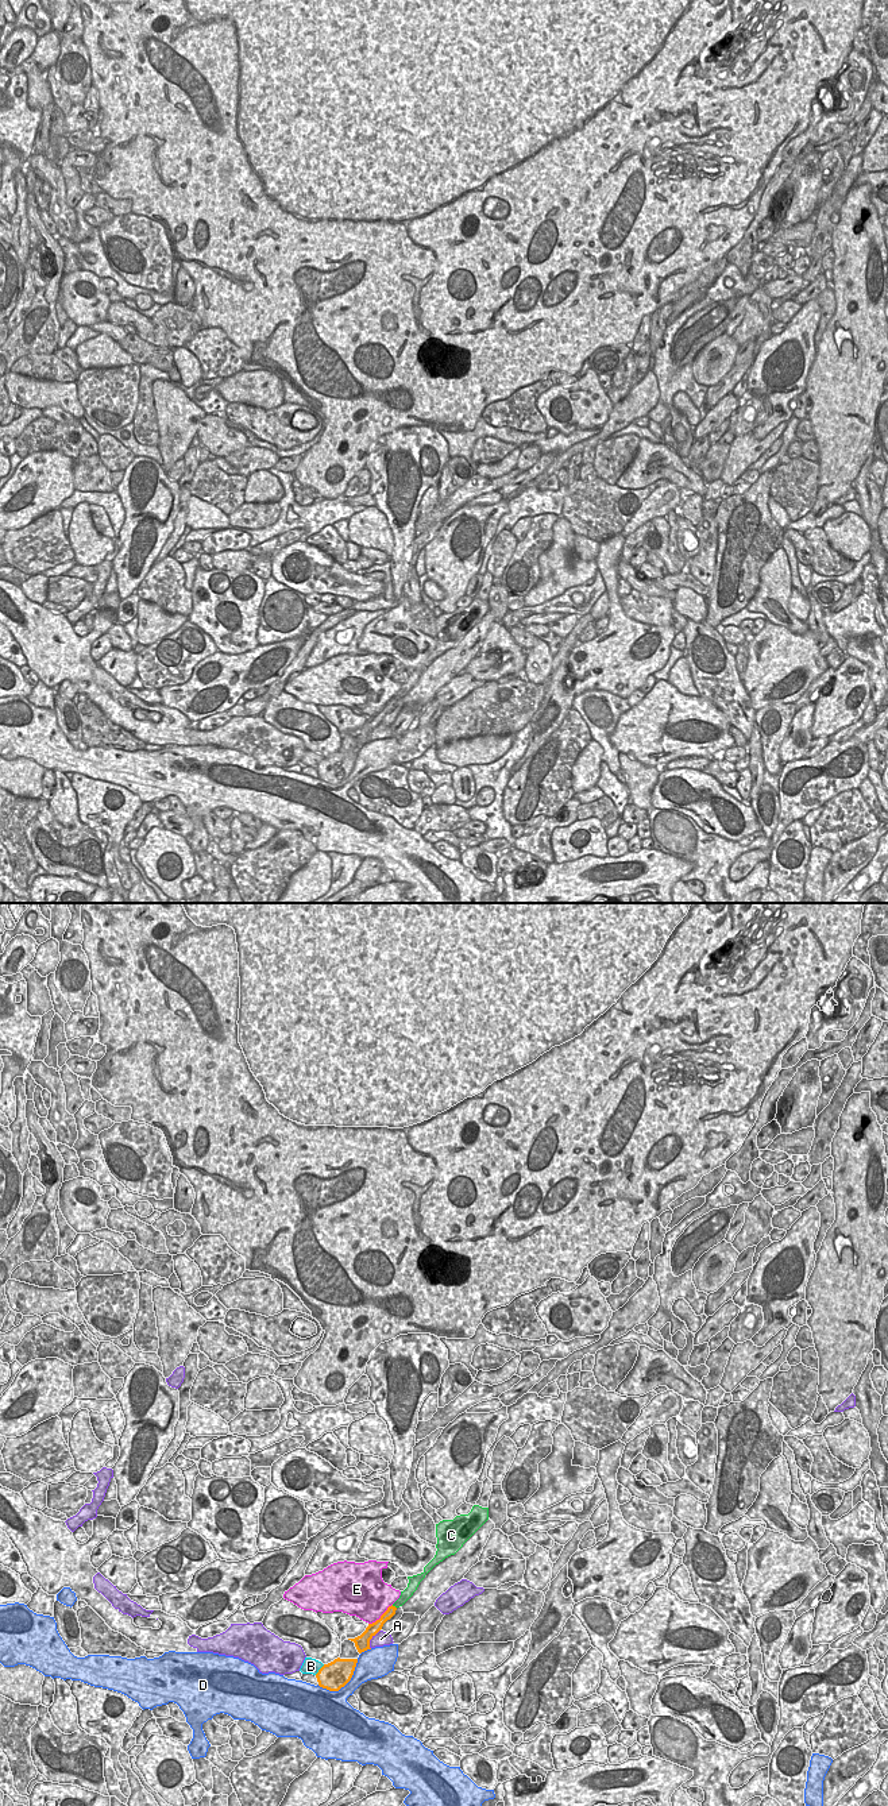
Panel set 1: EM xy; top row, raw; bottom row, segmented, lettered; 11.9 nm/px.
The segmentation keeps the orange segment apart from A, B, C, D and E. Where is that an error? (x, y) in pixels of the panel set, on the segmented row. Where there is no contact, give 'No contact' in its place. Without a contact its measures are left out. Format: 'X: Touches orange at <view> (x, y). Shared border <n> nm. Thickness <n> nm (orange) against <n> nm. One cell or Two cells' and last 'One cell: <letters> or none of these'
A: Touches orange at xy (371, 1637). Shared border 260 nm. Thickness 190 nm (orange) against 170 nm. Two cells
B: Touches orange at xy (319, 1670). Shared border 170 nm. Thickness 320 nm (orange) against 190 nm. Two cells
C: Touches orange at xy (394, 1606). Shared border 70 nm. Thickness 120 nm (orange) against 120 nm. One cell
D: Touches orange at xy (343, 1686). Shared border 600 nm. Thickness 320 nm (orange) against 320 nm. Two cells
E: Touches orange at xy (381, 1616). Shared border 380 nm. Thickness 140 nm (orange) against 480 nm. Two cells
One cell: C

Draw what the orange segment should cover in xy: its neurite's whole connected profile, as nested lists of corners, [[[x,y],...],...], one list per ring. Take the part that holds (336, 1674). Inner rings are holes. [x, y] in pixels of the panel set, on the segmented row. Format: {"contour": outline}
{"contour": [[[335,1659],[324,1664],[316,1674],[318,1686],[329,1691],[339,1691],[352,1678],[358,1659]]]}

